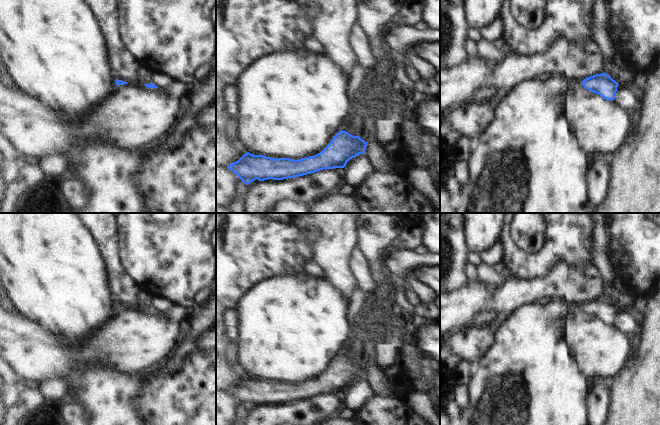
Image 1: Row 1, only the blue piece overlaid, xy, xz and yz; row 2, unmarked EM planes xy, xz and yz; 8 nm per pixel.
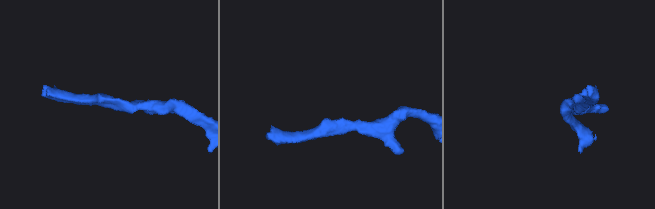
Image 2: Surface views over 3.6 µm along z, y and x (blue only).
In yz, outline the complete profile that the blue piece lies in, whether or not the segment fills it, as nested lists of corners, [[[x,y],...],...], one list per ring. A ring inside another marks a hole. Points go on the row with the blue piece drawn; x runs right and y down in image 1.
[[[605,72],[590,76],[581,81],[581,83],[585,89],[599,94],[602,98],[611,101],[615,99],[617,87],[619,85],[618,82],[613,80]]]

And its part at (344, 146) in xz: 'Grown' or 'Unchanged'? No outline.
Unchanged

